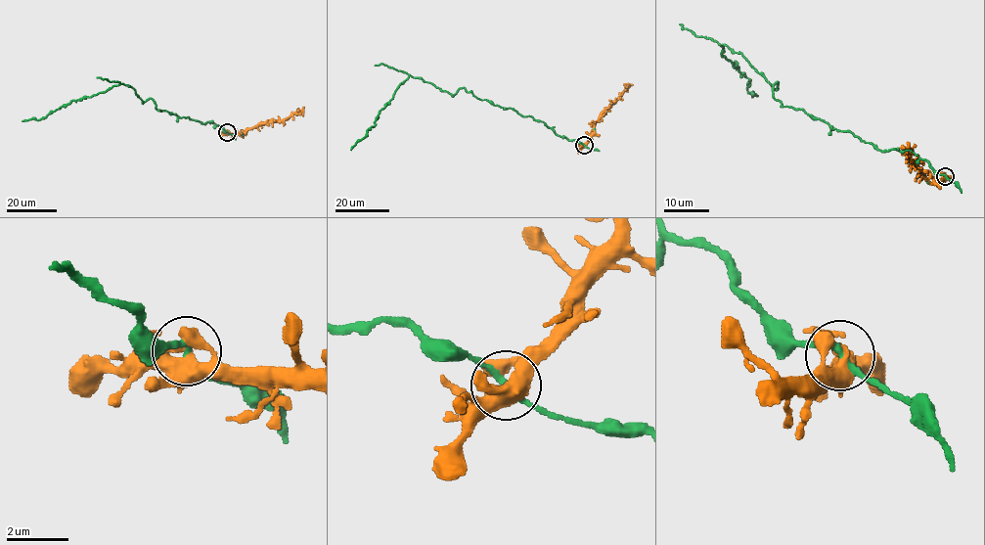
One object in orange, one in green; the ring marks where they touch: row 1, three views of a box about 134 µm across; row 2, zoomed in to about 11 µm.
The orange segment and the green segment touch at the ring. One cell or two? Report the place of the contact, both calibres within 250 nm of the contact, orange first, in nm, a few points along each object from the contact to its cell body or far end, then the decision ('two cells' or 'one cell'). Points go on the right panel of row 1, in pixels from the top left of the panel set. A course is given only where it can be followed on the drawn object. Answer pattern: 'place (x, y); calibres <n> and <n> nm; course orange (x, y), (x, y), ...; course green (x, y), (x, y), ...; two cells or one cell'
place (945, 176); calibres 400 and 200 nm; course orange (945, 176), (928, 182), (917, 163), (914, 164), (907, 150), (907, 158); course green (945, 176), (910, 151), (879, 150), (781, 106), (778, 82), (721, 45), (757, 96); one cell

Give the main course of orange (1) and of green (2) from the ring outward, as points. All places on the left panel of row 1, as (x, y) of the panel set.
1: (227, 132), (242, 135), (259, 124), (278, 122), (302, 111), (303, 116)
2: (227, 132), (157, 110), (121, 83), (22, 120)

